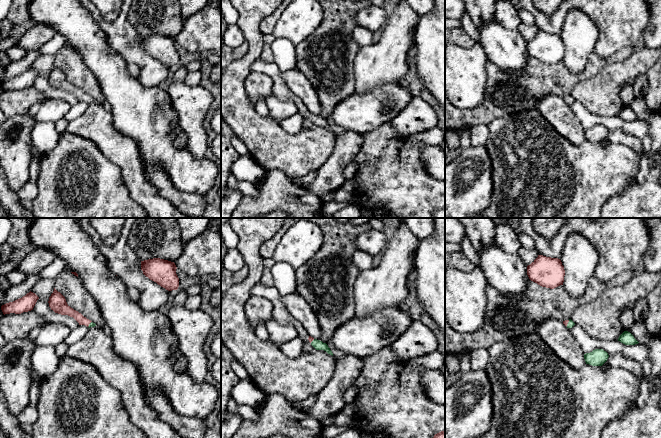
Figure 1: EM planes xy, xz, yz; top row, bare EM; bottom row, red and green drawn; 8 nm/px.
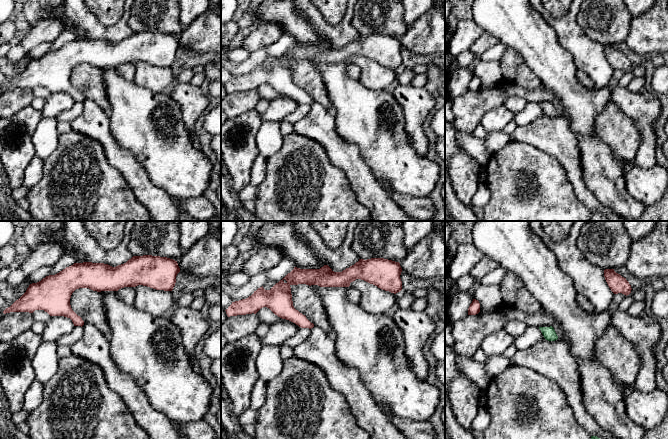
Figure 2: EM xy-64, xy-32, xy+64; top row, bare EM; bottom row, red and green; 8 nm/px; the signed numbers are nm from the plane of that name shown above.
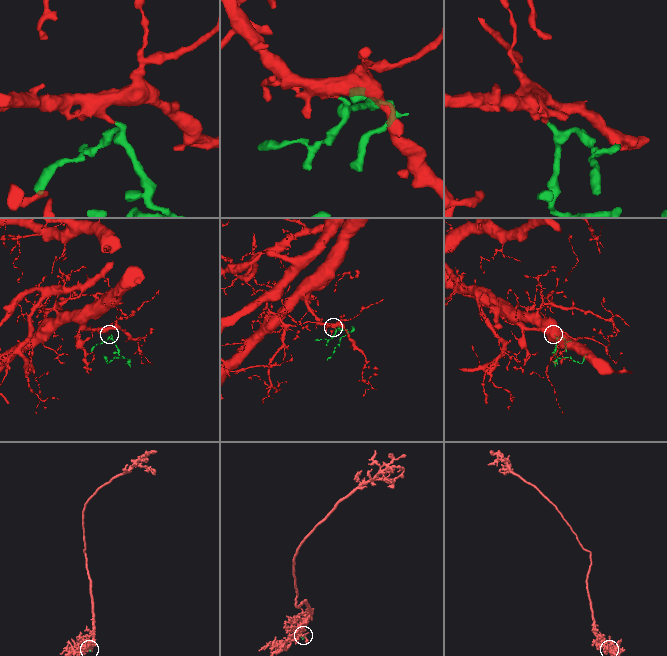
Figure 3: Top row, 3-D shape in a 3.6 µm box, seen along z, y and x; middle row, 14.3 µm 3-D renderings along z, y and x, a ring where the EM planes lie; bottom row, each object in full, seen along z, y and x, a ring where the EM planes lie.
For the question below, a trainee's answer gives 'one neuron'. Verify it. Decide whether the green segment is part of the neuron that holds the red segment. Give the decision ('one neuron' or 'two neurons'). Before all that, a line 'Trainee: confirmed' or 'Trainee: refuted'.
Trainee: confirmed
one neuron

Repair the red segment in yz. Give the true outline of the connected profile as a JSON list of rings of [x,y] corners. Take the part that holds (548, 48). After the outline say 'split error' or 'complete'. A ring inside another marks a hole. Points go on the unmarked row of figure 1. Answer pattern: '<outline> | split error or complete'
[[[538,31],[538,33],[527,42],[529,55],[538,61],[554,65],[563,61],[565,46],[558,34]]] | complete

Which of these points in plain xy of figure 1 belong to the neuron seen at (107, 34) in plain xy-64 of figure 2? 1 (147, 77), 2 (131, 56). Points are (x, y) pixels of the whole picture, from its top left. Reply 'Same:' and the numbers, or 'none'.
Same: 1, 2

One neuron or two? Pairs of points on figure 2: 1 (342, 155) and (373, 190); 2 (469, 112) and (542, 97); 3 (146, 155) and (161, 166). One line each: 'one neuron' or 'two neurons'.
1: one neuron
2: one neuron
3: one neuron

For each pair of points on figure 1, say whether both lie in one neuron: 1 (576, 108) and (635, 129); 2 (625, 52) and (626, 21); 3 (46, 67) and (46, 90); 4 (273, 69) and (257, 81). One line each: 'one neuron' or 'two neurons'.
1: one neuron
2: two neurons
3: one neuron
4: two neurons

